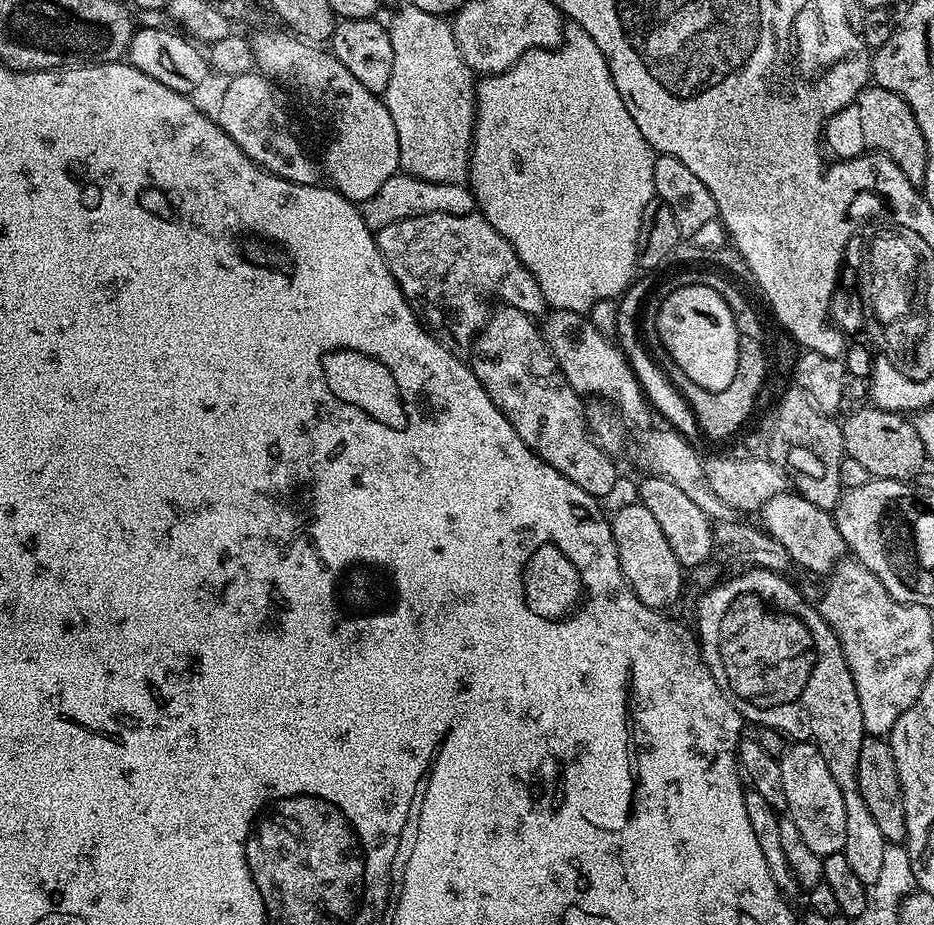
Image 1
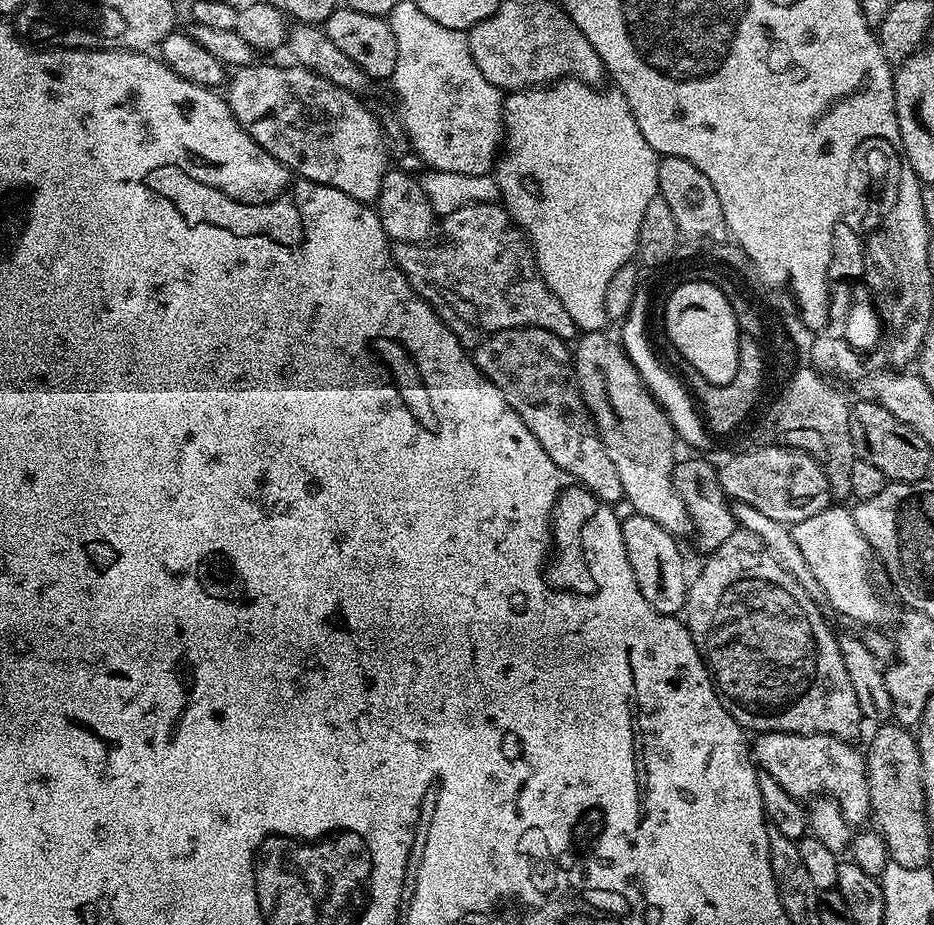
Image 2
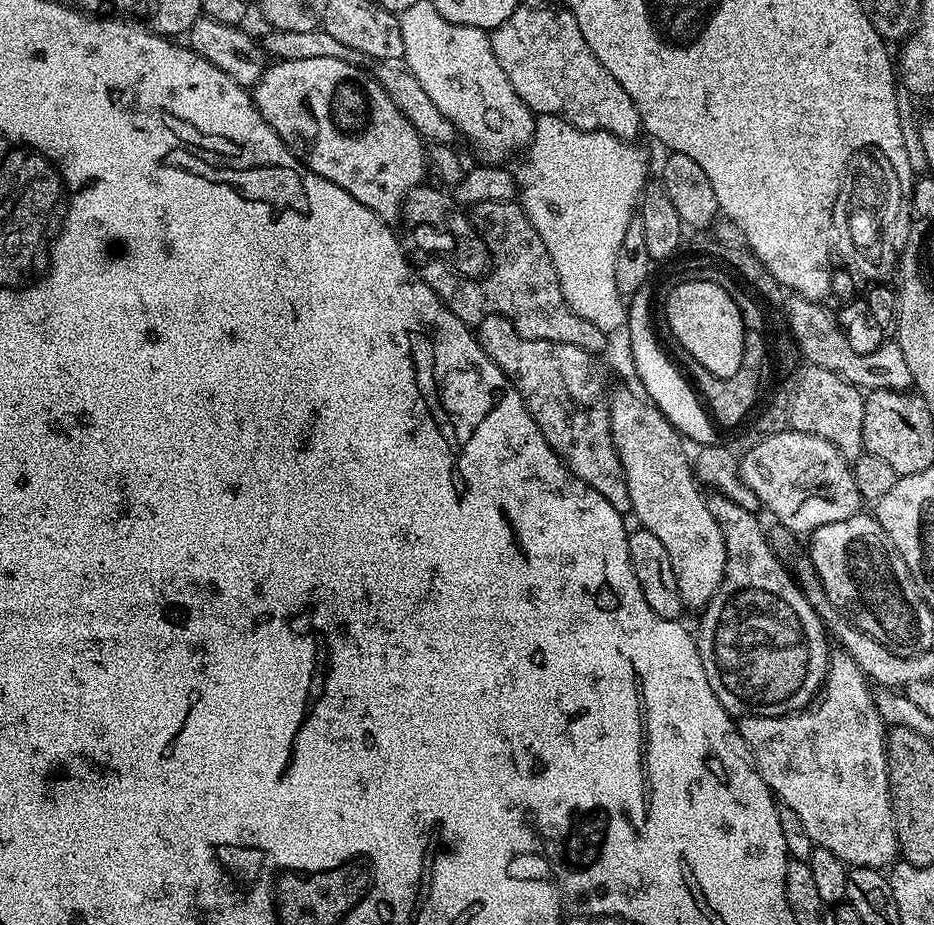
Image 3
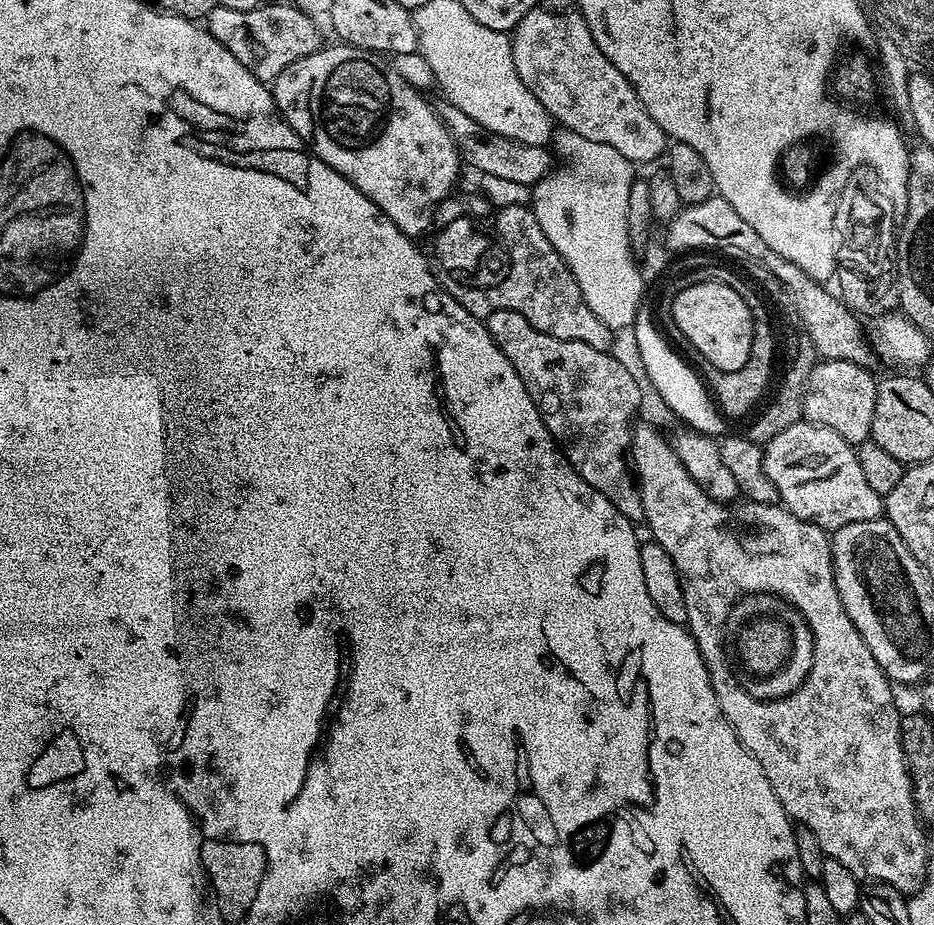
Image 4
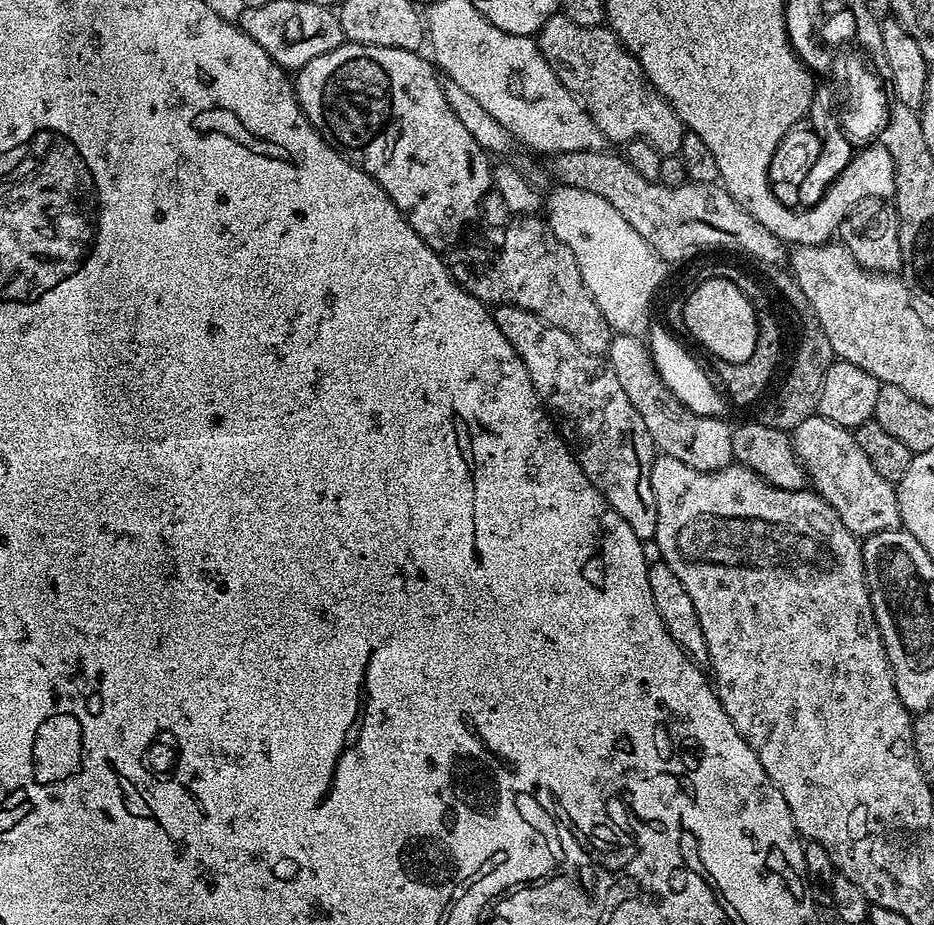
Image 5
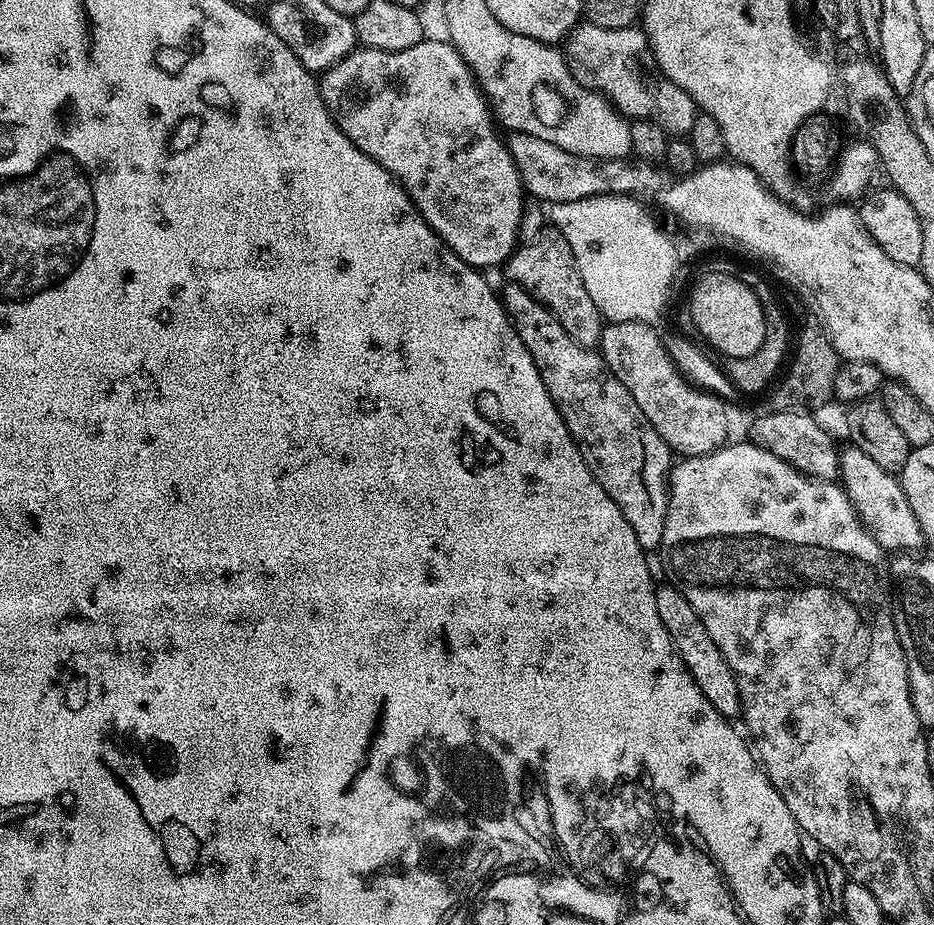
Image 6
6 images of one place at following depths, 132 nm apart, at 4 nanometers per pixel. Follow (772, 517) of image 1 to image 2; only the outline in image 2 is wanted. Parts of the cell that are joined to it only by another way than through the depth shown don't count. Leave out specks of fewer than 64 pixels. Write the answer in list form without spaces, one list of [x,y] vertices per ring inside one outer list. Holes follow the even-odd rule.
[[[847,507],[823,508],[811,518],[802,518],[802,522],[791,525],[791,530],[794,543],[798,550],[802,550],[814,578],[818,578],[818,586],[822,586],[824,600],[832,603],[834,611],[841,612],[848,620],[864,624],[860,626],[884,626],[880,624],[888,624],[892,619],[897,619],[897,605],[892,605],[888,600],[880,600],[884,591],[890,588],[886,570],[876,559],[870,542],[862,538],[862,530],[858,530]]]

